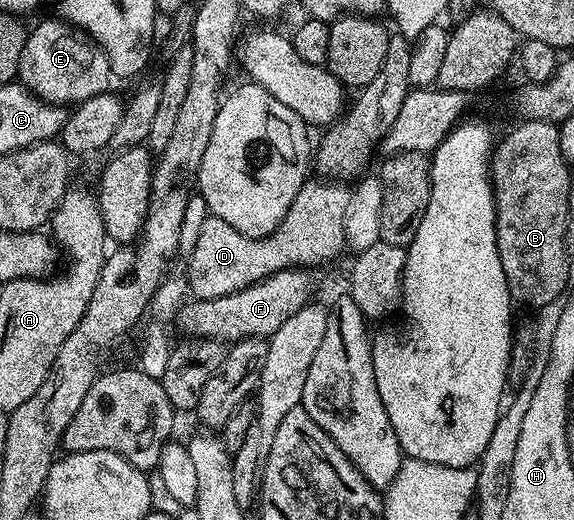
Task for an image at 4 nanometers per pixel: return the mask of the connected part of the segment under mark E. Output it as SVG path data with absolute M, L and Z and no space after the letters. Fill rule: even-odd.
M62 19L54 20L43 21L35 30L32 28L28 32L27 42L21 51L18 80L25 88L38 95L41 100L50 101L52 105L74 107L80 101L89 99L93 95L108 92L110 85L107 84L113 81L113 74L107 52L78 25L71 25Z

